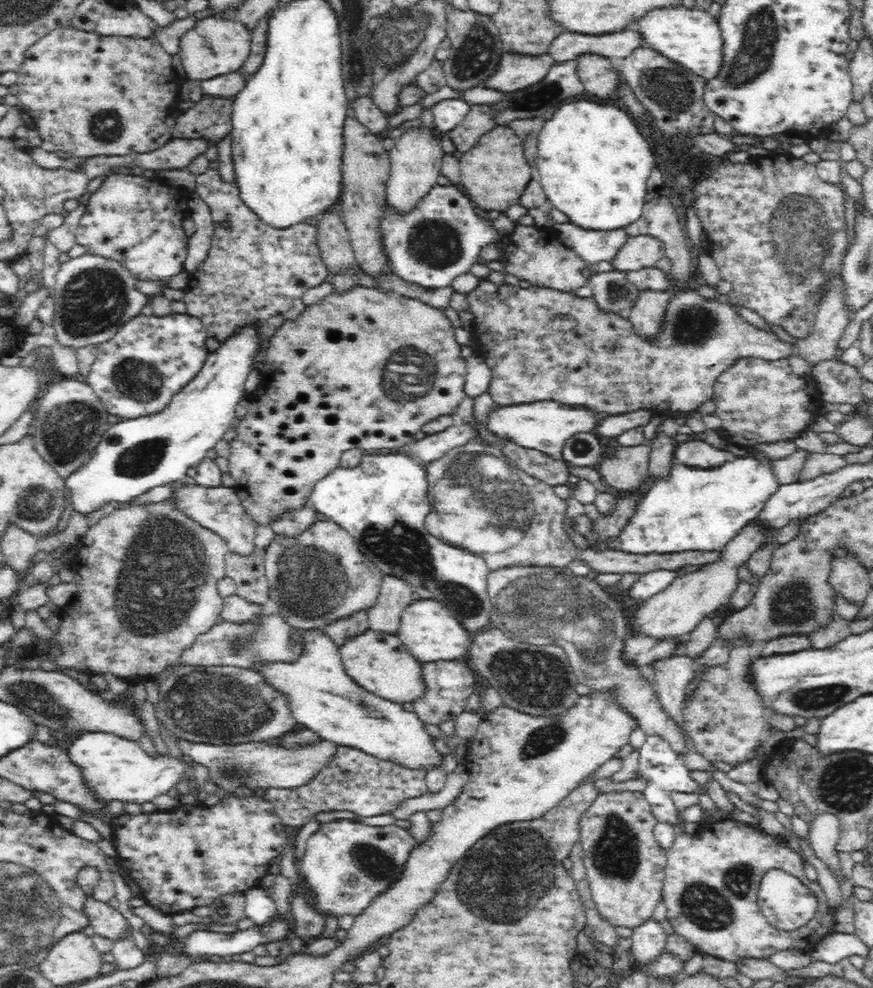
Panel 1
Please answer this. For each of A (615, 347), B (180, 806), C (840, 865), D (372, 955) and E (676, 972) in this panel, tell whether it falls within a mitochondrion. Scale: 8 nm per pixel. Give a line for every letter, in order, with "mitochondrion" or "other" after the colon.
A: mitochondrion
B: other
C: other
D: other
E: other

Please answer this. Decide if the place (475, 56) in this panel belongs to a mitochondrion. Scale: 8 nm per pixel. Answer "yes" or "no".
yes

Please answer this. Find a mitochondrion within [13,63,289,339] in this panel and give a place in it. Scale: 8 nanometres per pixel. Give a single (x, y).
(106, 126)

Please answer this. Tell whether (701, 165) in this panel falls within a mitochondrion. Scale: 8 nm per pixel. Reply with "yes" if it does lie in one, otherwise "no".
no

